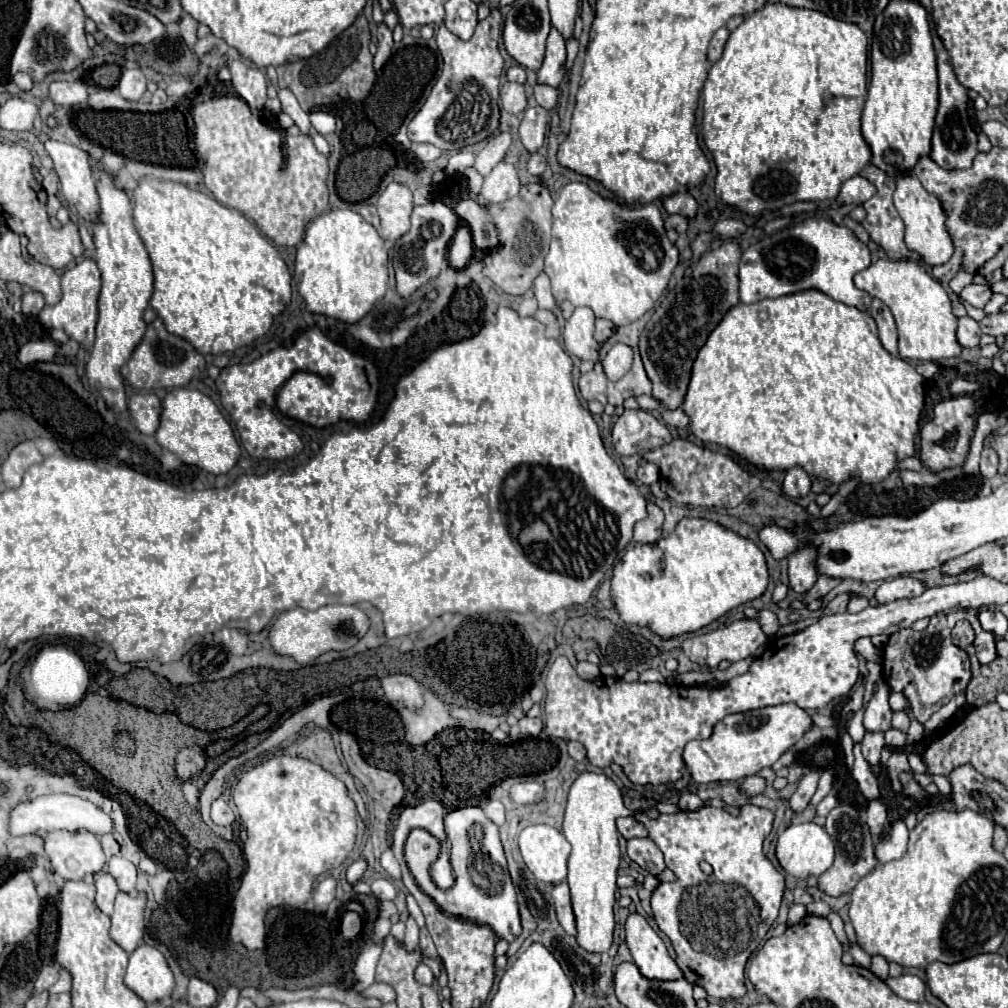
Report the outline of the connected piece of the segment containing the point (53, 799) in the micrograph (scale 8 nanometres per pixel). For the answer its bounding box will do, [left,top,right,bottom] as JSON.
[10,794,112,838]

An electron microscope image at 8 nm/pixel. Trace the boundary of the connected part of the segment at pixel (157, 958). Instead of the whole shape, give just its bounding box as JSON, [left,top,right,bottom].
[124,944,174,1004]

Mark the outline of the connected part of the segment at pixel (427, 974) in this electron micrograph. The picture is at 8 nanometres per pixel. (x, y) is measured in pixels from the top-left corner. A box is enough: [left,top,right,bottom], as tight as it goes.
[416,964,434,986]

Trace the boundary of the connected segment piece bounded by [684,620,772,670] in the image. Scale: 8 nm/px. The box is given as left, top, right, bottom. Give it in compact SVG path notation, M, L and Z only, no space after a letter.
M740 620L710 634L688 638L684 642L684 654L696 664L716 670L722 660L744 660L770 642L772 638L762 632L756 620Z

